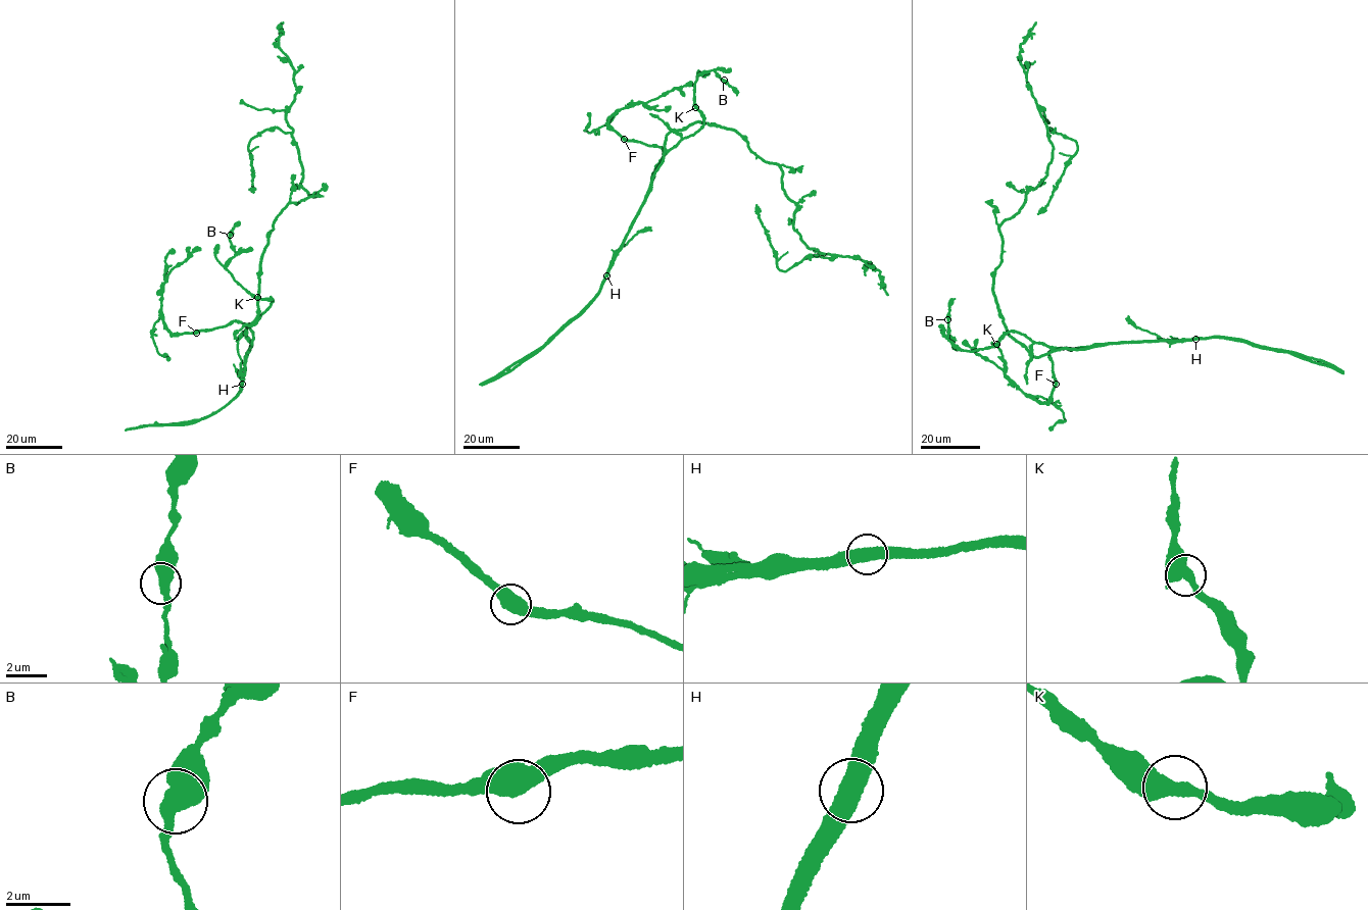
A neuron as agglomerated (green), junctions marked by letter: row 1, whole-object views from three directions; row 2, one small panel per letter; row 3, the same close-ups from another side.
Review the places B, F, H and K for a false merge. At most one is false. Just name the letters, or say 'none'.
H

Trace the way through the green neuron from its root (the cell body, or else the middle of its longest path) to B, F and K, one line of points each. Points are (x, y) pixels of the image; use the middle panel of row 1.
B: (705, 122), (677, 131), (683, 138), (702, 125), (694, 102), (697, 77), (713, 70), (724, 80)
F: (705, 122), (697, 120), (677, 131), (680, 141), (665, 153), (660, 147), (624, 139)
K: (705, 122), (697, 120), (677, 132), (683, 138), (699, 130), (703, 115), (695, 107)

